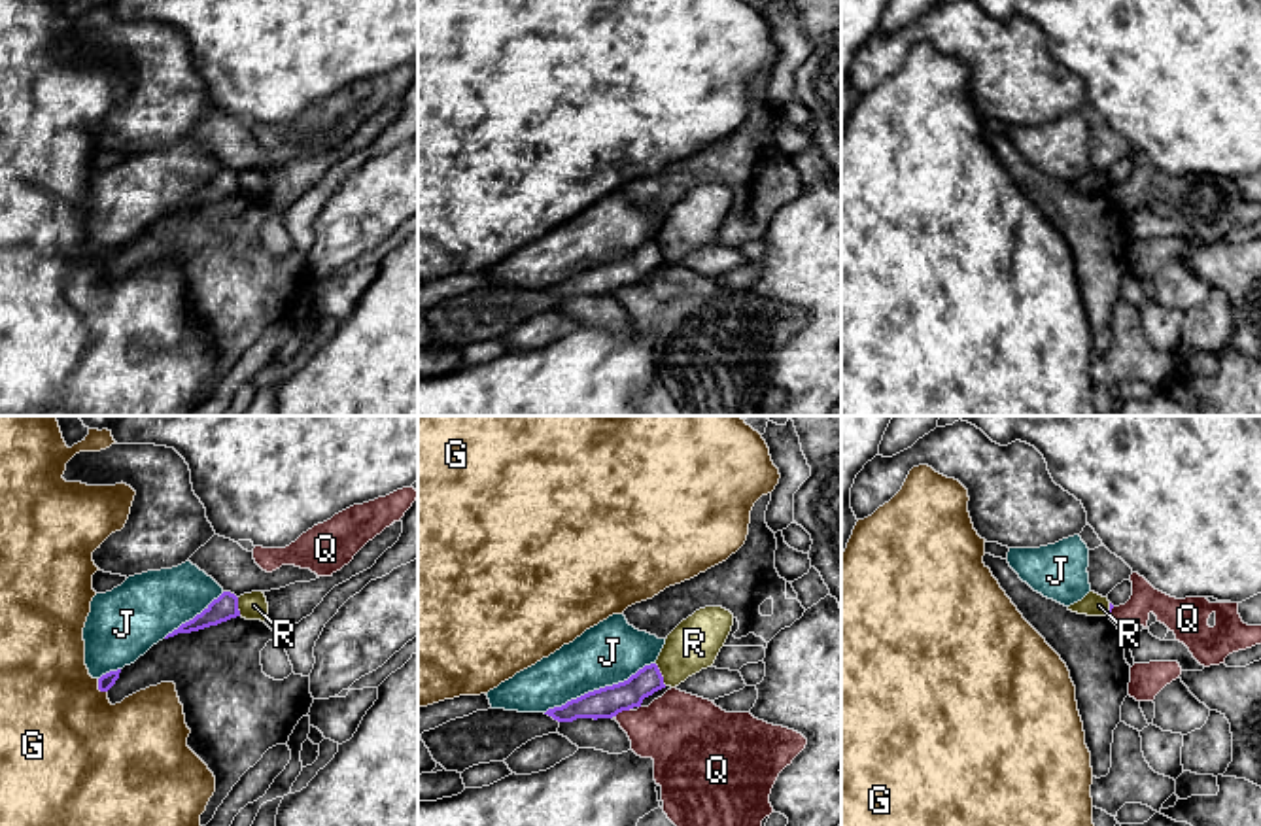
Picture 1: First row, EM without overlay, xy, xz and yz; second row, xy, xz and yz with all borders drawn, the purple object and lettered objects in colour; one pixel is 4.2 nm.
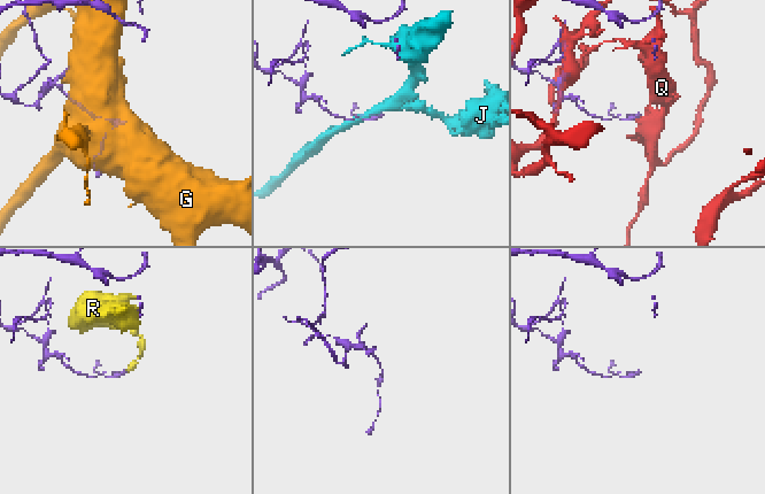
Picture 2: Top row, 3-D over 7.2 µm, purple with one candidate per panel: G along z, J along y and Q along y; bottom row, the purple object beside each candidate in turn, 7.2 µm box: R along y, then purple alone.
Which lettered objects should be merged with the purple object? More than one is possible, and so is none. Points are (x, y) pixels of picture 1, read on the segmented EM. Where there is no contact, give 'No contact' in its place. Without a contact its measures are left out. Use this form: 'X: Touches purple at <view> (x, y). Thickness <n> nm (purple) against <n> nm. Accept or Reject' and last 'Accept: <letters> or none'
G: Touches purple at xy (99, 688). Thickness 70 nm (purple) against 500 nm. Reject
J: Touches purple at xz (600, 688). Thickness 130 nm (purple) against 260 nm. Reject
Q: Touches purple at xz (622, 709). Thickness 130 nm (purple) against 320 nm. Reject
R: Touches purple at xz (660, 675). Thickness 130 nm (purple) against 220 nm. Reject
Accept: none

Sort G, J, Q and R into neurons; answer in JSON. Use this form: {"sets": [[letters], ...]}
{"sets": [["G"], ["J"], ["Q"], ["R"]]}

